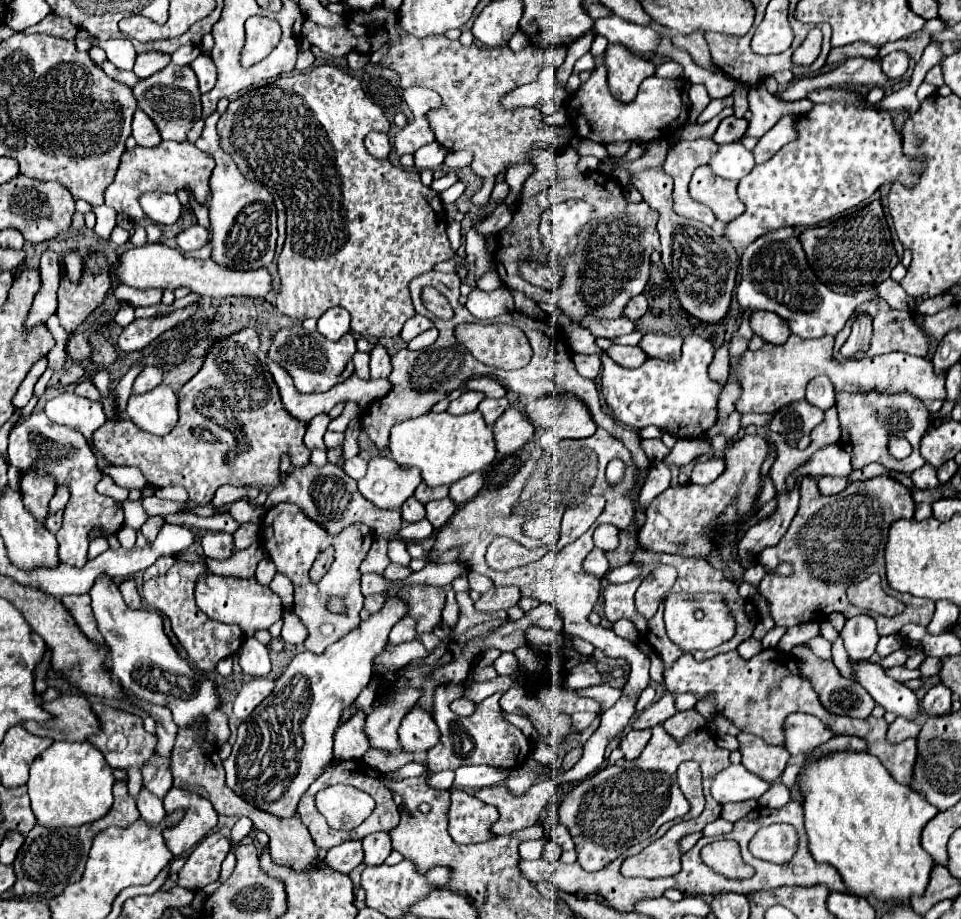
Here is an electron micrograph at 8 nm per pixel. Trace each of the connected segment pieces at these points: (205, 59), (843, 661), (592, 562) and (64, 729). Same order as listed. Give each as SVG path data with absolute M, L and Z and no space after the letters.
M201 53L201 55L191 63L191 69L195 71L195 75L197 75L197 79L199 79L199 91L201 91L201 93L207 93L209 89L215 87L217 73L215 73L215 63L211 61L211 55Z
M841 636L837 637L834 643L832 643L832 659L834 662L834 665L839 670L840 674L843 675L843 677L848 679L854 679L853 671L851 668L851 665L848 664L848 654L844 648L843 641L841 639Z
M595 547L595 549L587 555L587 559L583 561L583 569L585 569L587 573L595 575L595 577L603 577L603 575L607 573L607 569L609 569L605 551L601 551L601 549Z
M61 695L51 703L43 703L55 719L47 723L25 721L23 727L41 737L51 737L53 741L87 741L91 735L99 733L99 717L91 709L91 703L83 695Z

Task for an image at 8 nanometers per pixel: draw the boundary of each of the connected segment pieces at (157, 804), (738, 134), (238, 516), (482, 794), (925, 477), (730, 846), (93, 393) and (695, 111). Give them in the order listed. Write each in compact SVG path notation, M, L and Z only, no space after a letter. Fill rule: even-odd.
M141 789L137 797L137 807L139 807L141 819L147 821L147 825L159 825L159 821L163 821L163 815L165 815L163 801L151 795L147 789Z
M731 115L731 117L727 117L727 119L721 121L721 125L717 127L717 131L715 131L715 135L713 135L713 141L719 143L719 145L739 141L739 139L745 135L747 125L749 125L747 119L739 119L739 117Z
M239 499L235 501L231 507L229 507L229 513L231 517L237 521L237 523L245 523L245 521L251 521L251 523L259 523L261 517L265 515L265 509L255 509L251 507L249 499Z
M543 781L533 785L523 797L513 797L513 793L507 793L503 789L503 783L493 787L483 787L475 793L477 799L495 805L501 813L499 821L493 825L495 835L511 835L525 827L531 827L539 821L539 813L545 807L545 803L555 797L557 785L553 781Z
M925 463L923 467L915 469L911 473L911 479L915 483L917 489L935 489L939 485L939 479L937 479L937 469L929 463Z
M713 841L703 847L703 861L715 869L715 873L731 879L749 879L753 877L753 867L741 859L739 845L735 841Z
M81 381L77 387L75 387L75 393L81 395L81 397L87 397L91 401L99 401L101 399L101 393L97 391L97 387L91 383L91 381Z
M699 83L699 85L691 85L691 89L689 89L689 99L691 99L691 111L689 111L689 123L695 123L697 121L697 117L699 117L699 113L709 105L709 101L711 101L711 97L709 97L709 93L707 93L707 87L703 85L703 83Z

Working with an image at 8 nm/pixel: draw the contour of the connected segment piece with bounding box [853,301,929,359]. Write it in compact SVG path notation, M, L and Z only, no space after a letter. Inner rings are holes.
M873 301L861 305L857 313L873 315L873 339L867 353L857 353L853 357L875 357L889 351L921 351L919 355L927 355L929 341L913 311L897 311L885 301Z

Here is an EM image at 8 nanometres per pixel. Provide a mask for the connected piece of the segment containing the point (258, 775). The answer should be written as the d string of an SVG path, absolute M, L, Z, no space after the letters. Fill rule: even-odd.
M393 595L391 599L385 601L383 609L377 615L371 615L367 621L361 621L357 631L351 631L341 641L333 643L325 653L315 655L315 653L303 651L289 663L289 667L283 671L283 675L275 683L273 693L253 709L247 721L239 725L233 751L223 761L225 773L227 773L227 785L239 797L243 797L247 803L259 809L265 809L265 813L271 813L279 819L295 817L301 795L333 761L333 733L339 727L343 709L347 709L363 691L363 687L369 683L373 675L373 669L371 669L373 657L383 649L391 627L405 613L407 613L405 603L397 595Z

